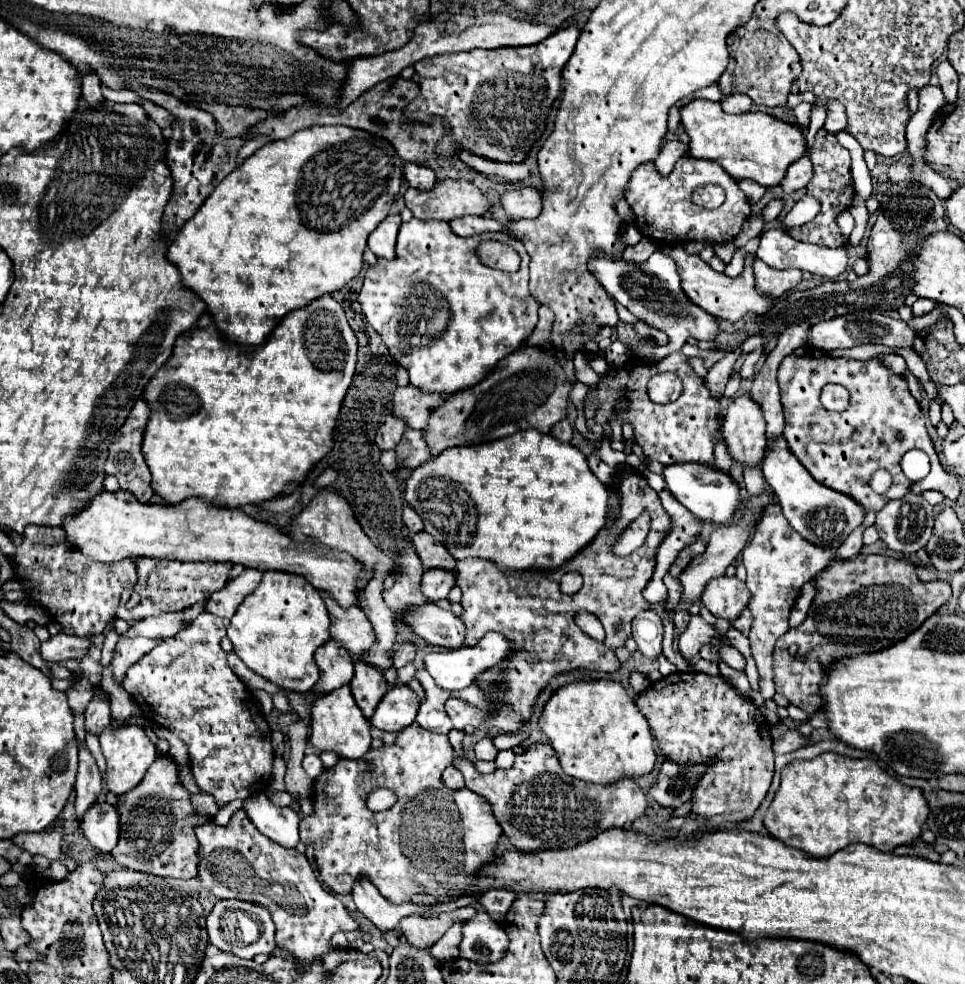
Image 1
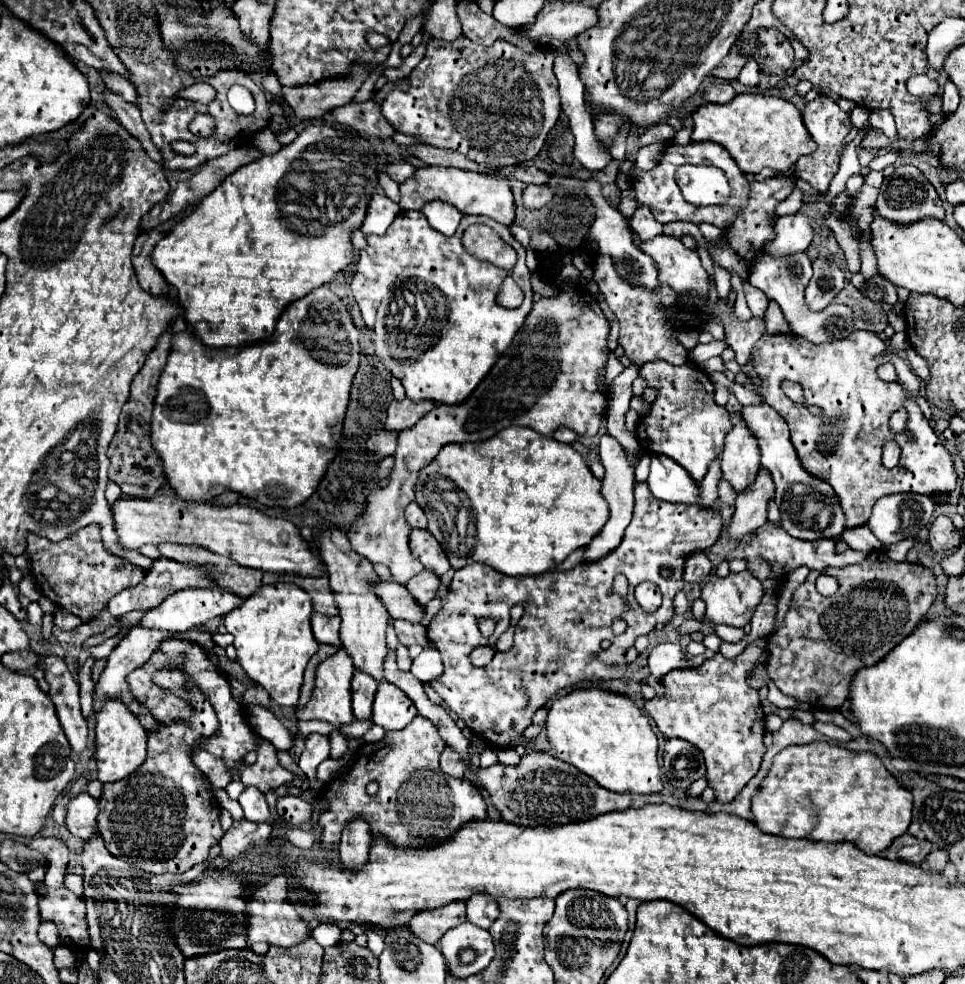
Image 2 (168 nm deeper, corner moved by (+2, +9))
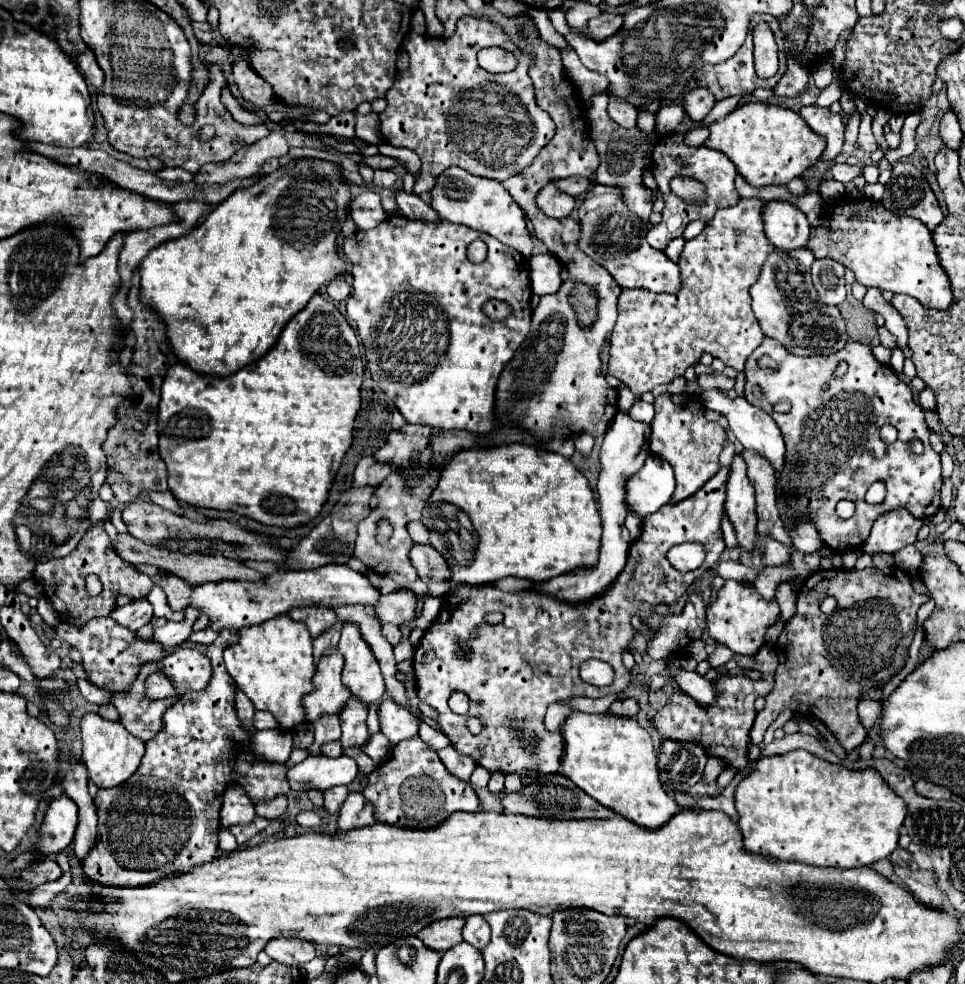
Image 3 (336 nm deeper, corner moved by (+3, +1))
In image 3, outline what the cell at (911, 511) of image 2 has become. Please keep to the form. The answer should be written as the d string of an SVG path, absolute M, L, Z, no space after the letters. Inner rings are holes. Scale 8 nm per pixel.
M895 509L875 521L871 535L863 545L863 551L869 555L895 553L907 545L913 545L923 523L923 519L911 517L907 509Z

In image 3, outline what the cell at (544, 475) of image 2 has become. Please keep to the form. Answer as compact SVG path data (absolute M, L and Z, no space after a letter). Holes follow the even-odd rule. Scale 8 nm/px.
M525 443L455 453L443 469L421 521L431 533L429 543L449 563L453 581L467 585L485 585L509 575L547 581L575 569L593 569L601 545L601 515L585 475L567 457Z

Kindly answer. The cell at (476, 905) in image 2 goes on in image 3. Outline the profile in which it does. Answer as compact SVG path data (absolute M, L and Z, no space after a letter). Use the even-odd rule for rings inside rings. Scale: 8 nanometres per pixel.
M467 917L467 923L463 927L463 941L481 951L489 943L489 935L491 929L483 917Z

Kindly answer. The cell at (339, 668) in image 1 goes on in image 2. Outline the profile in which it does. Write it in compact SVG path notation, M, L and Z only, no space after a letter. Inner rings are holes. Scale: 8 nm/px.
M314 613L312 615L312 631L318 643L330 645L334 649L342 649L340 641L340 617L324 617Z

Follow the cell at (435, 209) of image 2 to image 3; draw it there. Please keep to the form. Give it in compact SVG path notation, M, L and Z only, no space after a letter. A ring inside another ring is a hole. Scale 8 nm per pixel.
M399 189L399 191L395 191L395 201L397 201L397 209L407 219L425 219L425 221L439 219L439 215L427 203L423 203L421 197L415 193L407 193L407 191Z

